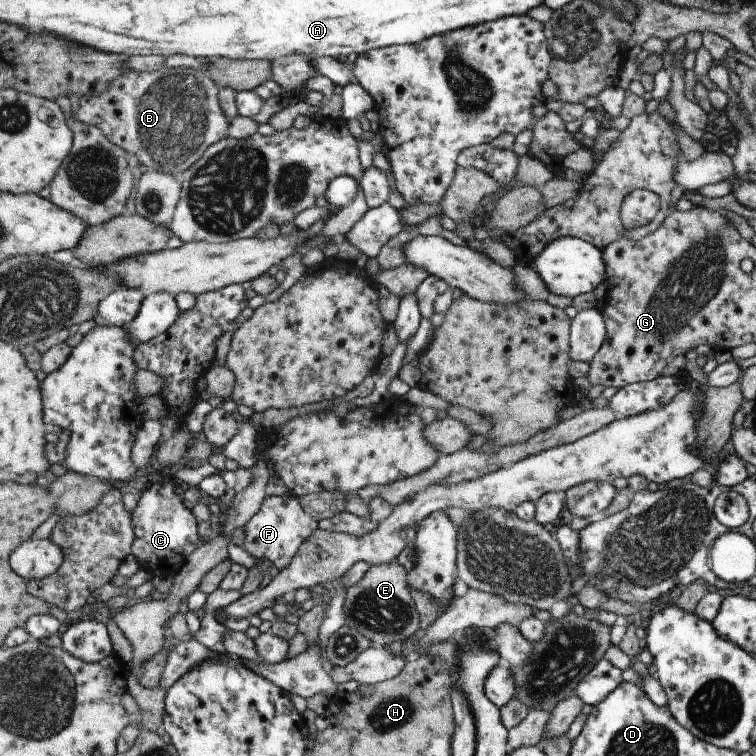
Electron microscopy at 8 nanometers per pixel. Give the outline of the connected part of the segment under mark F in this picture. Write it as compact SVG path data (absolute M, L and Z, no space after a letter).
M289 493L288 497L268 495L261 510L243 528L245 538L243 549L257 561L273 564L279 571L287 568L298 548L320 528L319 521L303 510L298 497Z

